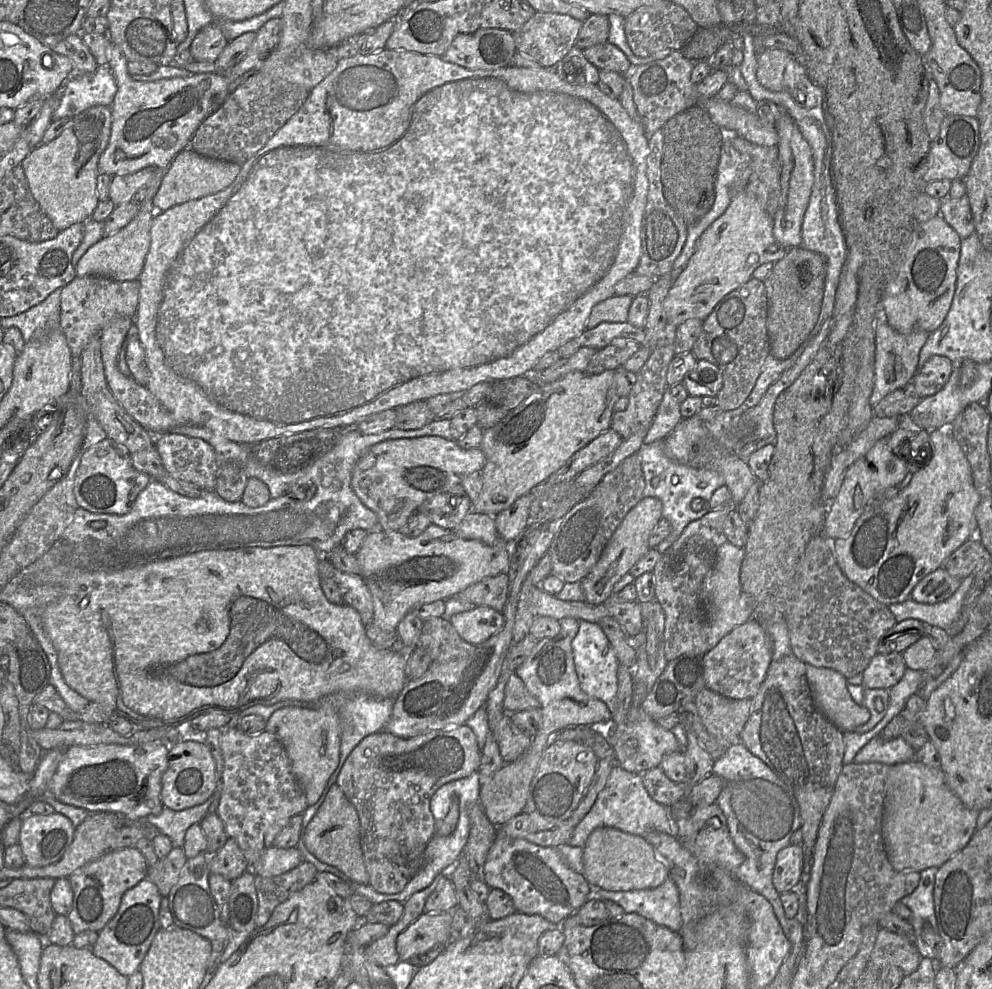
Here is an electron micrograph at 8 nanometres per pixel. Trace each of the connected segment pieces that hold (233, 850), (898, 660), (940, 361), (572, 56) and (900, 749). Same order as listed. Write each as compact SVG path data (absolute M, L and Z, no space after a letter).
M229 837L224 846L209 856L210 873L232 882L249 870L248 863L235 839Z
M877 653L863 671L862 685L890 689L901 680L906 669L903 653Z
M939 355L931 356L913 377L913 383L920 398L939 392L949 381L953 371L952 361Z
M575 45L553 66L553 70L564 81L573 85L597 84L599 69L590 63L583 50Z
M881 736L873 737L854 758L855 763L878 762L893 766L915 759L916 751L900 736L885 741Z

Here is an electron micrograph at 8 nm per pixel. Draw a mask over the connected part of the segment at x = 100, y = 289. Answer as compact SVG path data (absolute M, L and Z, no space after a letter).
M76 276L64 286L60 297L58 324L66 337L72 358L81 356L89 341L116 316L128 316L134 323L138 300L138 279L116 281L103 276Z

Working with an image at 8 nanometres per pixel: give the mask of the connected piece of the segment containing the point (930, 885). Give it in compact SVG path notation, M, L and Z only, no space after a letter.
M930 867L920 872L920 880L917 888L908 896L903 897L900 902L906 905L912 912L910 924L915 935L915 944L924 958L933 959L933 952L925 944L922 936L923 926L929 923L935 933L938 934L938 927L934 909L934 882L936 867Z

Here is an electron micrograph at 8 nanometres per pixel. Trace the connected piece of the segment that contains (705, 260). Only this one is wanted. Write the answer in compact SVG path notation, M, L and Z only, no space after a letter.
M745 187L732 196L726 211L700 236L695 252L684 266L682 273L672 283L663 302L667 323L679 326L688 319L705 320L717 303L752 278L753 271L765 263L776 263L786 253L773 235L773 218L765 211L758 198Z

